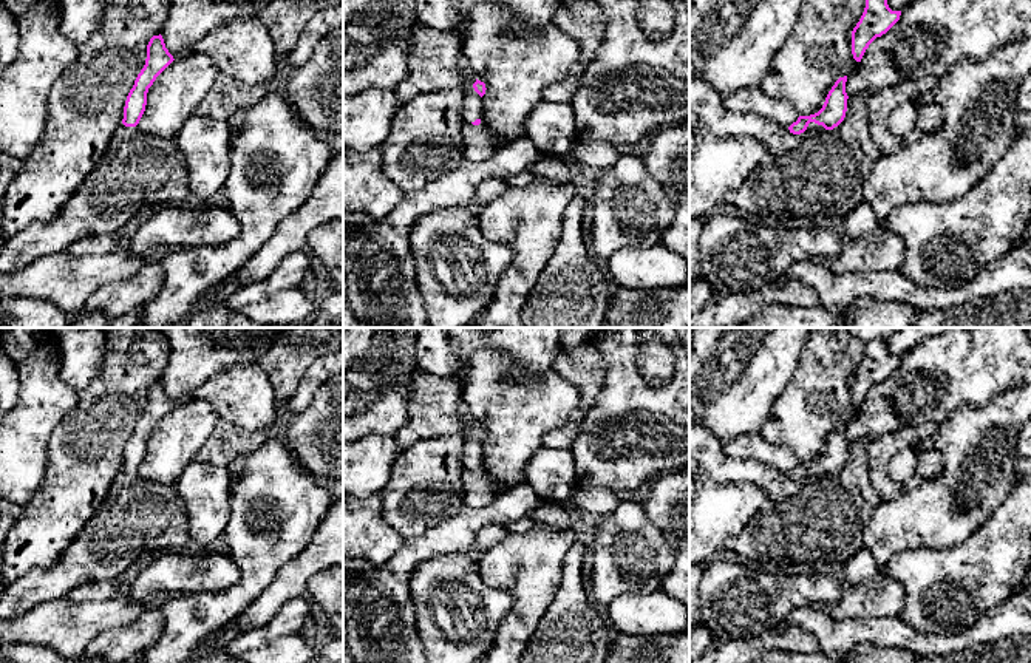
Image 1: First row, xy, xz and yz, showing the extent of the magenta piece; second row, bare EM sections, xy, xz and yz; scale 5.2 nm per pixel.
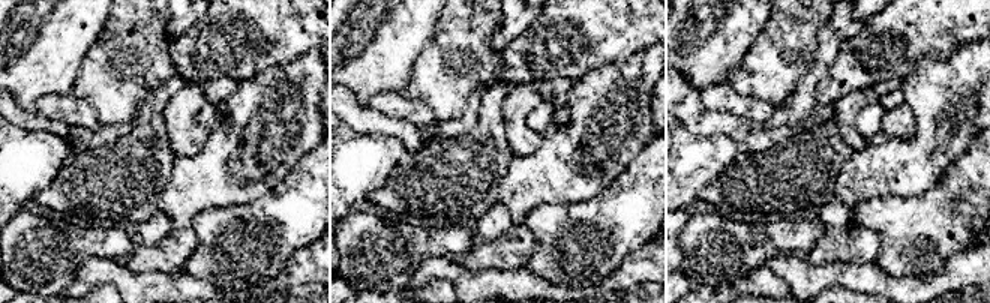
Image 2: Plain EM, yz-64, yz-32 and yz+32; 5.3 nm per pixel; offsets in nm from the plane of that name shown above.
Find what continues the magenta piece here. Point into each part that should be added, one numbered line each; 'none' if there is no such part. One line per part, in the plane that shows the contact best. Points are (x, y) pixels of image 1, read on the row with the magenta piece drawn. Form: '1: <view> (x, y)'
1: yz (813, 129)

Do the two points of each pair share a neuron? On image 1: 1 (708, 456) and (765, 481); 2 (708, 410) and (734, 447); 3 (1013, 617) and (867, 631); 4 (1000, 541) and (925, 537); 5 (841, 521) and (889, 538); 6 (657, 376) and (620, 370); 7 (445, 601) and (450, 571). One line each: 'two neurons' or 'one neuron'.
1: one neuron
2: two neurons
3: one neuron
4: two neurons
5: two neurons
6: two neurons
7: one neuron

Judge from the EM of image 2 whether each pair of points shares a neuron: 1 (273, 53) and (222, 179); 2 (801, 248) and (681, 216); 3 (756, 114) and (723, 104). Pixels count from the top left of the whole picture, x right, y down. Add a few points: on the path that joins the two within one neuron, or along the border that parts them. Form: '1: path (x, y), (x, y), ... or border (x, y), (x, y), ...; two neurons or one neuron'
1: border (299, 57), (284, 65), (258, 71), (239, 83); two neurons
2: border (690, 213), (681, 230); two neurons
3: path (749, 111), (743, 105), (731, 104); one neuron

